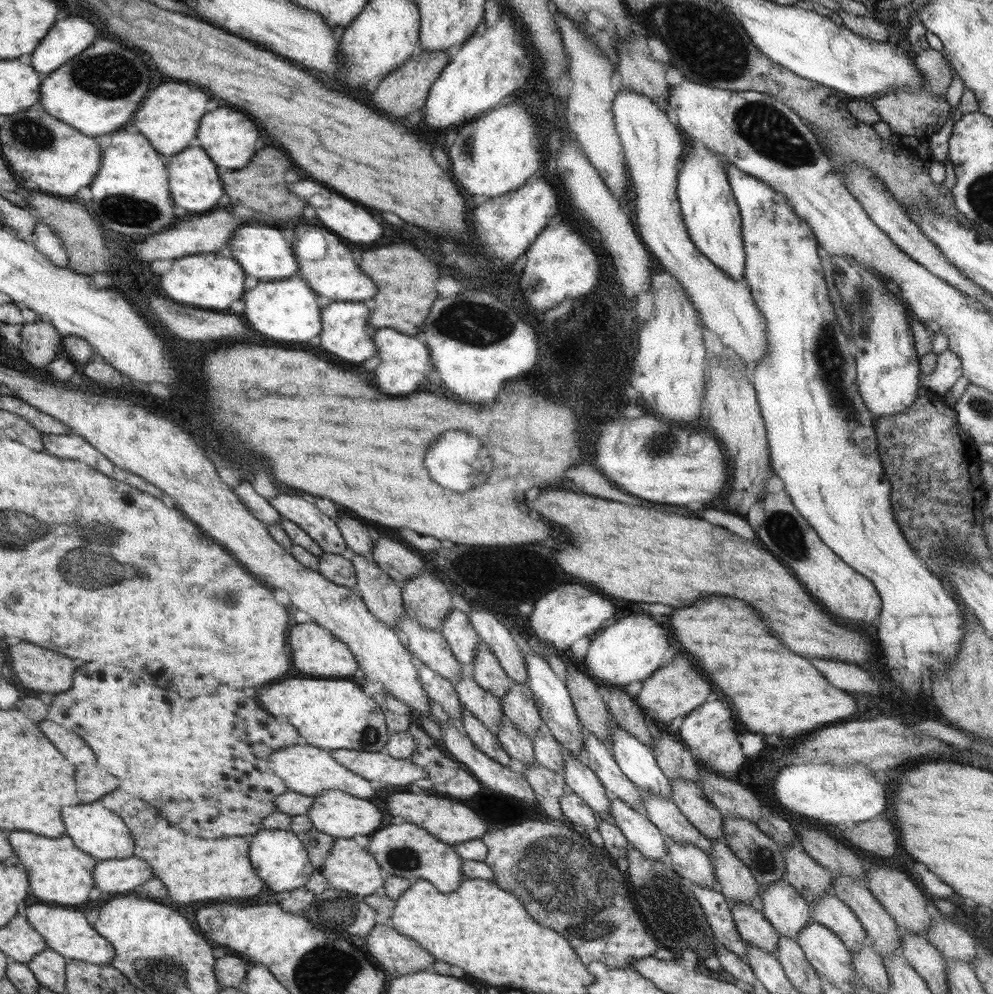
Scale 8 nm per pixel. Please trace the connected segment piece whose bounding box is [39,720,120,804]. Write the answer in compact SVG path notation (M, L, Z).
M50 720L41 721L39 726L43 730L44 736L48 740L52 740L52 744L60 752L64 752L64 756L68 756L68 760L72 760L72 764L76 764L76 778L78 780L82 778L80 782L84 786L84 788L80 788L80 802L84 802L84 804L96 802L102 796L106 796L118 788L120 780L98 766L94 752L86 746L86 742L82 738L78 738L76 734L70 734L66 728L62 728Z

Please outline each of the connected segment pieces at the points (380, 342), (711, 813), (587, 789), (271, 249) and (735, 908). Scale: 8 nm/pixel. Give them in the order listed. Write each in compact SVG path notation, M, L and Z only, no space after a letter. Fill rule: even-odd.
M379 327L374 333L373 340L382 364L374 368L374 384L376 388L380 388L380 392L390 396L406 396L410 392L416 392L426 381L426 376L433 371L436 372L428 345L421 337L410 336L390 327Z
M684 779L670 781L671 800L680 812L706 838L719 840L724 836L723 816L706 798L705 792L696 783Z
M564 751L564 780L594 812L611 812L611 800L596 774L588 769L582 759Z
M244 225L234 230L228 240L225 251L231 258L240 262L240 267L248 276L254 276L259 281L273 281L290 278L298 274L300 269L299 258L295 256L295 249L282 236L281 230L270 226Z
M732 902L731 913L742 940L764 952L774 953L781 936L771 922L751 904Z

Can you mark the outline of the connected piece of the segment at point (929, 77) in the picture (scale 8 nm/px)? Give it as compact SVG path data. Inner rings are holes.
M928 47L928 49L915 55L915 65L931 92L937 92L937 94L947 92L953 76L942 52Z

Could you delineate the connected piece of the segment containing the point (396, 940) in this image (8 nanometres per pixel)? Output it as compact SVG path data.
M389 923L374 925L364 938L361 950L372 956L376 964L392 977L426 970L436 961L413 938L400 934Z

